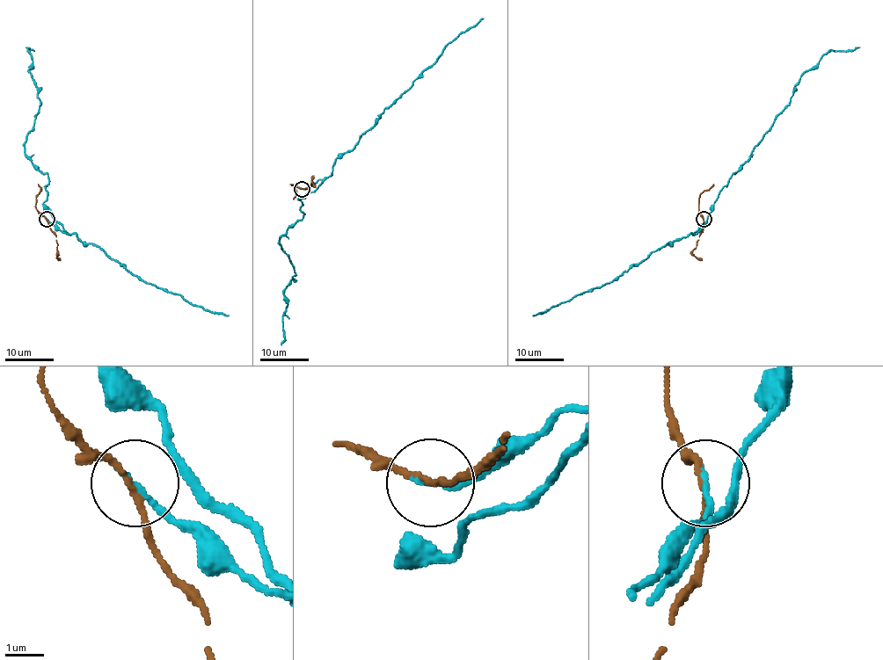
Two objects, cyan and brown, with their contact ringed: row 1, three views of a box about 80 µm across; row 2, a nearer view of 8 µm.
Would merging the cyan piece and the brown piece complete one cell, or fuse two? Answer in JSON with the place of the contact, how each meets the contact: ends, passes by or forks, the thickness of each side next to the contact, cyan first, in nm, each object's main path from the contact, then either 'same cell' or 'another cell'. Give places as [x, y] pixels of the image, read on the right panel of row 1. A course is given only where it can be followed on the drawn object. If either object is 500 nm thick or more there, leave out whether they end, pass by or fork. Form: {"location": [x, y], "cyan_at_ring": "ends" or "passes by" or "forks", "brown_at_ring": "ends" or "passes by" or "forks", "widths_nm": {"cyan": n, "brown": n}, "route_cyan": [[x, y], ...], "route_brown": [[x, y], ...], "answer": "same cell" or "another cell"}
{"location": [704, 219], "cyan_at_ring": "ends", "brown_at_ring": "passes by", "widths_nm": {"cyan": 170, "brown": 130}, "route_cyan": [[704, 219], [695, 233], [706, 222], [718, 193], [790, 104], [800, 76], [831, 50], [860, 47]], "route_brown": [[704, 220], [704, 228], [691, 252], [701, 260]], "answer": "another cell"}

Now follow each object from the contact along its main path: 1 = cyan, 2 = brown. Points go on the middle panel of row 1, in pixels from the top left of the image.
1: (302, 189), (322, 180), (299, 200), (303, 217), (279, 240), (295, 275), (284, 289), (288, 307), (281, 345)
2: (302, 189), (312, 183), (312, 177), (316, 186)

